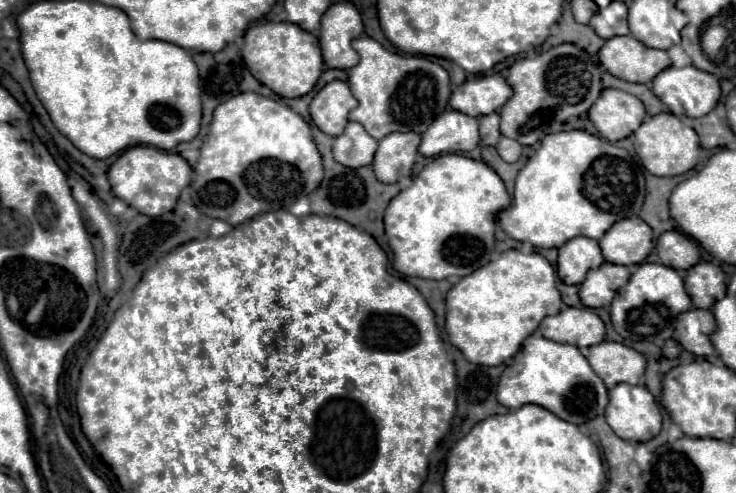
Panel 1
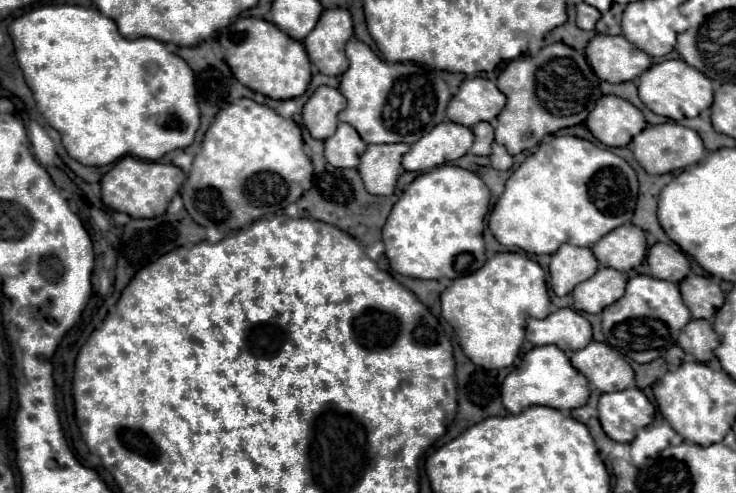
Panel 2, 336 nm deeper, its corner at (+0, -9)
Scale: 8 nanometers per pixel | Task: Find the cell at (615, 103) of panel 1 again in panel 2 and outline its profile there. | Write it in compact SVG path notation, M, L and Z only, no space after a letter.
M606 95L600 97L596 109L586 119L590 133L606 147L626 147L644 127L644 115L632 103Z

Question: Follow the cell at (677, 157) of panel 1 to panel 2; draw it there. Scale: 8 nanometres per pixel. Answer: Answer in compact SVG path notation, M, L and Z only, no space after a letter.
M662 123L662 125L648 125L642 133L638 133L632 143L630 149L636 157L636 161L650 173L650 175L662 175L662 173L670 173L676 169L684 169L690 165L696 165L702 157L704 157L704 143L698 137L698 133L694 129L682 127L678 123Z

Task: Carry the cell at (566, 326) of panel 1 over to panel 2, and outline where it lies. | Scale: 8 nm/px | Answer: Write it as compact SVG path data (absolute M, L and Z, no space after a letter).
M558 309L546 319L528 321L526 339L532 345L556 345L564 353L572 353L592 341L592 327L578 311Z

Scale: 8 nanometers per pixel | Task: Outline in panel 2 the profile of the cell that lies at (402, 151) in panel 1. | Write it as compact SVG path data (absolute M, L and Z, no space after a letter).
M368 145L360 155L358 173L364 181L364 187L372 195L392 195L396 179L400 177L402 157L408 153L410 145Z

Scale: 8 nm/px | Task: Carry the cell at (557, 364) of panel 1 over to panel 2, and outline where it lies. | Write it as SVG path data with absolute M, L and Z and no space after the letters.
M554 345L530 349L522 357L520 365L512 373L508 373L508 377L502 383L502 403L510 413L520 413L532 405L546 405L560 411L572 411L576 407L582 407L588 395L590 395L588 379L578 369L574 369L566 353Z

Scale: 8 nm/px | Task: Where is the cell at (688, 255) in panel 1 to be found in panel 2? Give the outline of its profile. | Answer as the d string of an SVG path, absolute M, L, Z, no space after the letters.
M668 243L652 245L646 261L650 265L652 277L672 281L672 283L680 283L690 271L690 263L686 255L678 247L668 245Z

